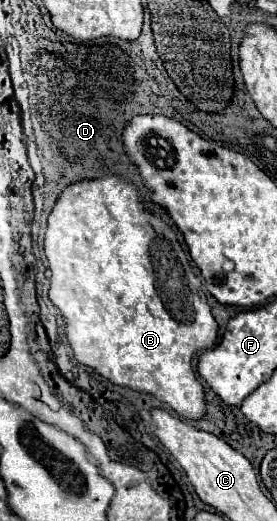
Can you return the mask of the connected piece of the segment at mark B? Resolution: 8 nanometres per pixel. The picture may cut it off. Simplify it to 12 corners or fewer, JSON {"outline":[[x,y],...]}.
{"outline":[[117,175],[43,251],[77,363],[205,417],[217,321],[183,235]]}

